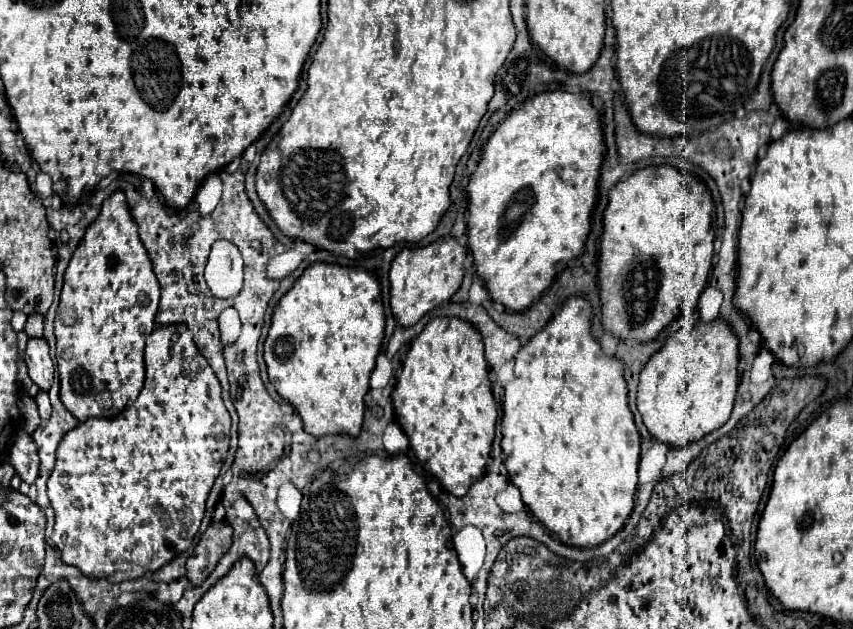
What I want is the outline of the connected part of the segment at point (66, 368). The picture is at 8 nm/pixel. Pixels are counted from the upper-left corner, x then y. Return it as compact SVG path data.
M118 189L104 201L98 219L86 229L74 257L70 259L54 321L60 401L78 421L86 421L90 417L114 417L138 397L144 385L144 341L154 329L158 301L158 279L138 237L138 225L134 225L134 217L130 217L126 195Z

